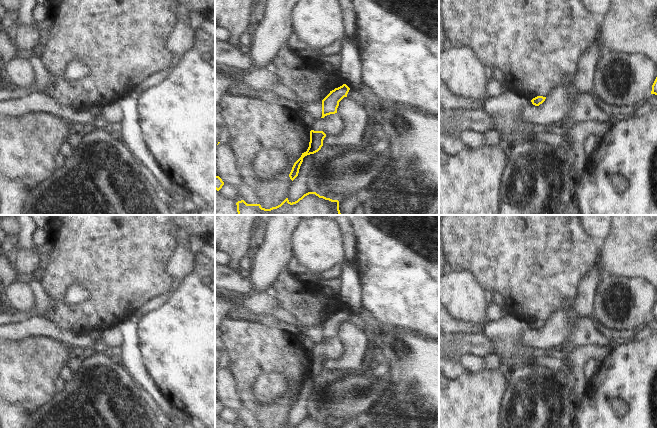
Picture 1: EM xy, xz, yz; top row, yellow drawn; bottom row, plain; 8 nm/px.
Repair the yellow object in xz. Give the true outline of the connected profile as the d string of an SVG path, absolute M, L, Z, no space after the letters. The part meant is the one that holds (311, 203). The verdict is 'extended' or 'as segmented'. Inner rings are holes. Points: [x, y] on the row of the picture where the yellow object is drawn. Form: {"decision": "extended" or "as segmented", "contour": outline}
{"decision": "as segmented", "contour": "M308 192L292 203L286 198L280 205L270 209L262 208L260 204L247 204L244 200L236 205L238 215L341 215L338 200L320 196L316 192Z"}

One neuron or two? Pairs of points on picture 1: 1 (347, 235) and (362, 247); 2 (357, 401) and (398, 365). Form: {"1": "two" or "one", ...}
{"1": "two", "2": "two"}

